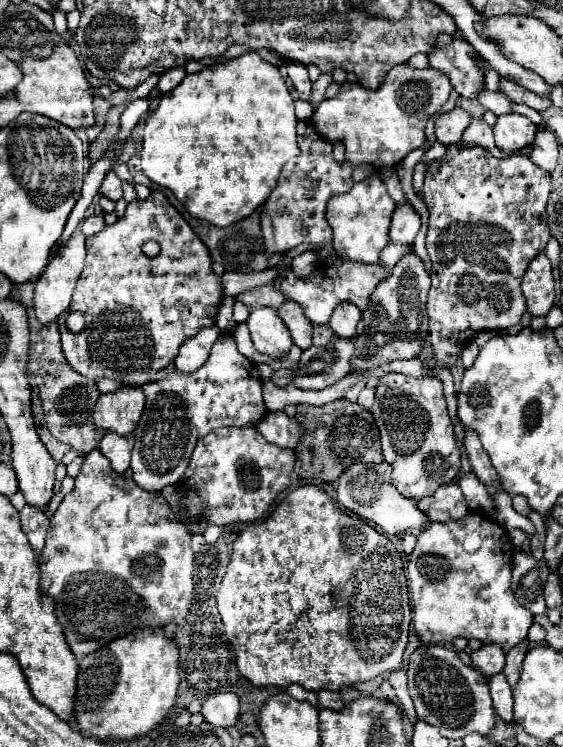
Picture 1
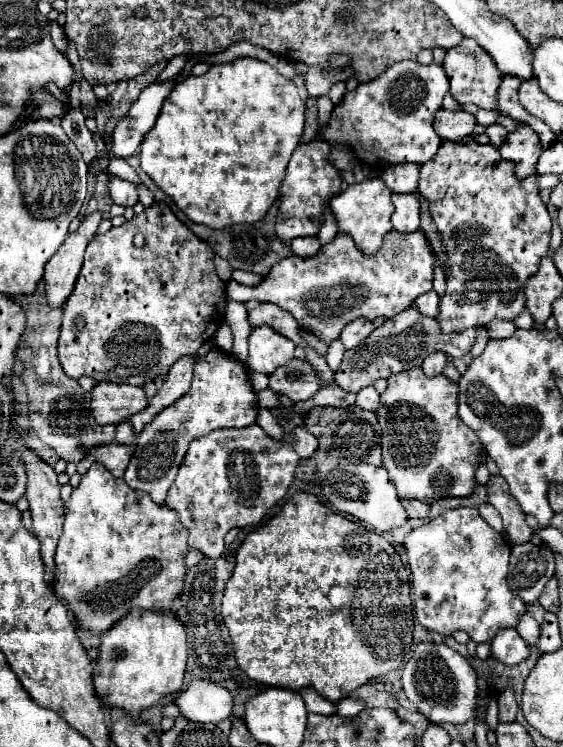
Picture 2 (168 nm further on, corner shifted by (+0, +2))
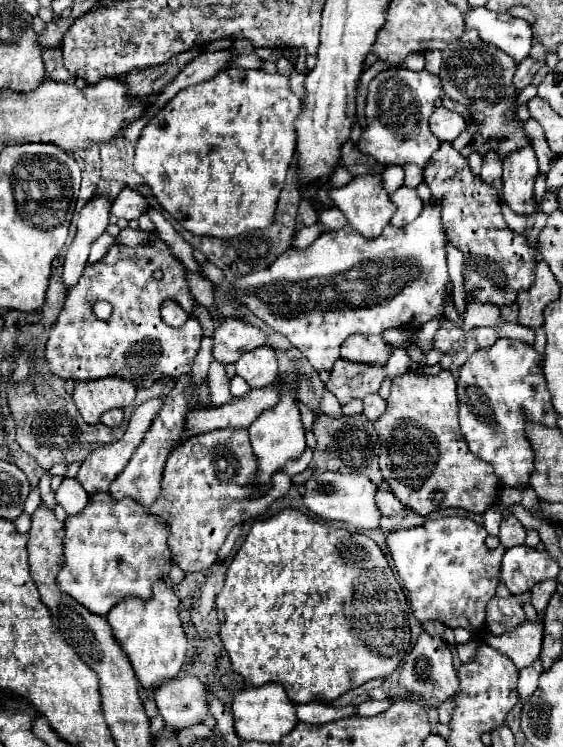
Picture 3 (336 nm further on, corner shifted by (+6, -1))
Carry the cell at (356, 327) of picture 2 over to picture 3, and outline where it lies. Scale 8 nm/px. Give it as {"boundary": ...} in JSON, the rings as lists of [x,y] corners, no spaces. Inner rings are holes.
{"boundary":[[[351,335],[341,345],[341,357],[359,363],[385,363],[389,347],[381,335]]]}

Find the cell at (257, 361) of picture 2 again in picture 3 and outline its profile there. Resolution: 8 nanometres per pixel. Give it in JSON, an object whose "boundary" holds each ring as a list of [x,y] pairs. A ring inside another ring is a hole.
{"boundary":[[[263,345],[253,351],[247,351],[245,355],[241,355],[235,367],[237,375],[243,377],[251,387],[265,387],[279,379],[277,349]]]}

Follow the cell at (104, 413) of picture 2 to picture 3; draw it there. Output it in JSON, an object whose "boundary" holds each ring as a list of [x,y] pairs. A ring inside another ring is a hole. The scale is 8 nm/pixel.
{"boundary":[[[117,377],[75,383],[73,401],[85,423],[97,425],[105,411],[129,407],[135,401],[135,387],[129,381]]]}

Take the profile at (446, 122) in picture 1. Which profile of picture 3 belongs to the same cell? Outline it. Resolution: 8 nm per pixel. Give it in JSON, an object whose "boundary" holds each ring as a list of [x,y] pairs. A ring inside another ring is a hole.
{"boundary":[[[437,107],[429,119],[429,127],[431,127],[431,133],[439,141],[453,141],[467,127],[467,121],[455,111],[449,111],[445,107]]]}

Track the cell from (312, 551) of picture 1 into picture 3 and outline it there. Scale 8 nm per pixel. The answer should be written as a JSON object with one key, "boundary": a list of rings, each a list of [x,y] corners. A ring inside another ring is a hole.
{"boundary":[[[283,509],[269,519],[255,521],[255,525],[251,527],[249,535],[245,537],[243,545],[239,547],[239,551],[235,553],[235,557],[227,569],[223,591],[217,595],[217,611],[219,611],[219,621],[221,621],[219,637],[229,653],[233,671],[237,675],[241,675],[243,679],[251,681],[255,687],[271,683],[271,681],[281,683],[293,703],[309,703],[309,701],[331,703],[339,695],[347,693],[349,689],[355,689],[377,677],[387,677],[397,669],[397,665],[401,663],[401,659],[405,657],[405,653],[409,651],[409,645],[411,645],[409,605],[407,605],[403,587],[399,585],[393,569],[389,567],[389,563],[387,563],[383,551],[377,547],[377,543],[363,533],[351,533],[347,529],[339,529],[339,527],[331,527],[327,523],[315,521],[313,517],[309,517],[307,513],[303,513],[299,509]]]}

